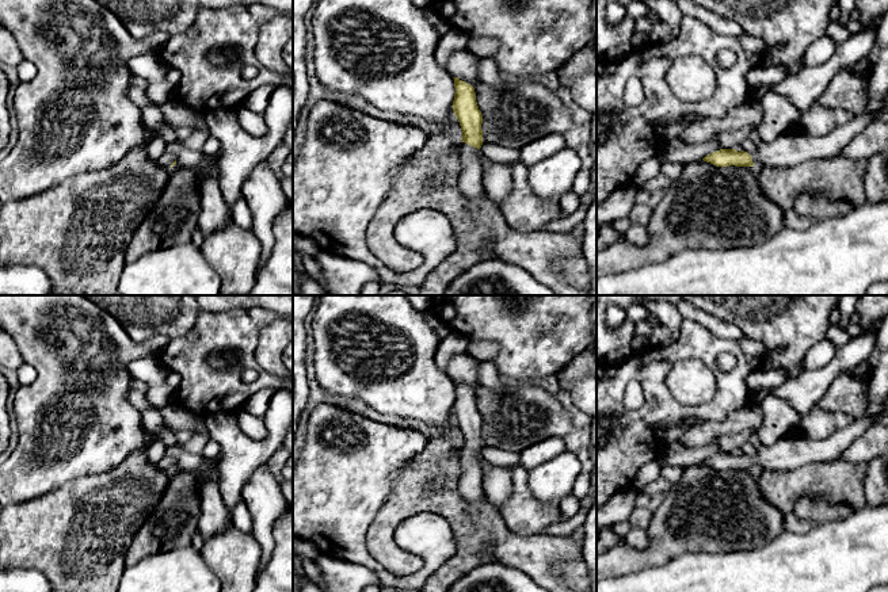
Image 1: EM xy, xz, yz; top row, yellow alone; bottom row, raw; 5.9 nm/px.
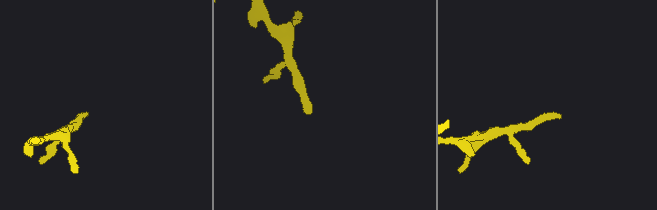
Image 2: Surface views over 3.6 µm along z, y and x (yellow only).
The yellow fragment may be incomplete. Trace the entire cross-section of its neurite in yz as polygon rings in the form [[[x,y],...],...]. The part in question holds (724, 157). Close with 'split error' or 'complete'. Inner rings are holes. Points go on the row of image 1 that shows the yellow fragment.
[[[888,9],[876,27],[873,47],[868,56],[870,61],[870,80],[868,103],[864,111],[847,123],[835,127],[828,134],[813,137],[801,129],[778,135],[771,142],[761,141],[754,154],[735,149],[720,149],[702,160],[716,167],[777,167],[790,168],[808,160],[830,158],[860,133],[862,133],[881,114],[888,96]]] | split error

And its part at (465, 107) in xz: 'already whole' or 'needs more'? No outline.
needs more

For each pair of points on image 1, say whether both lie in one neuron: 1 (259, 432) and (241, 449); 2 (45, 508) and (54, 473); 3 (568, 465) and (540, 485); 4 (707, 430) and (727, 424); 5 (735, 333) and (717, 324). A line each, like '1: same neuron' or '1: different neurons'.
1: different neurons
2: different neurons
3: same neuron
4: same neuron
5: same neuron

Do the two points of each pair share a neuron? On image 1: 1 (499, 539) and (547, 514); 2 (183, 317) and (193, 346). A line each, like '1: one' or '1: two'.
1: two
2: two

